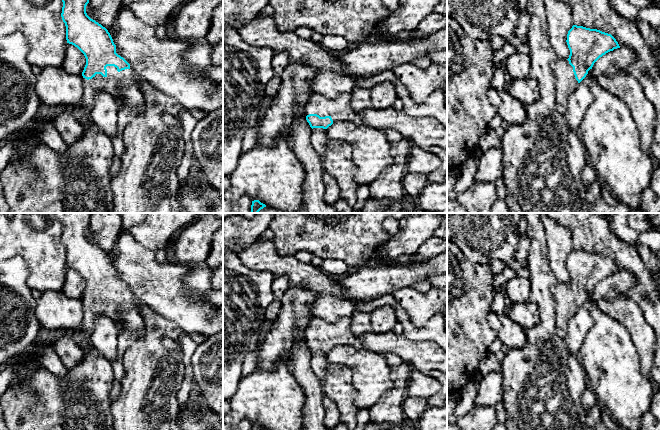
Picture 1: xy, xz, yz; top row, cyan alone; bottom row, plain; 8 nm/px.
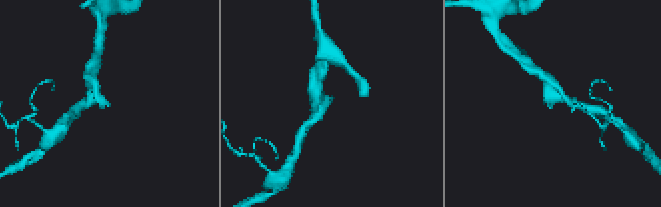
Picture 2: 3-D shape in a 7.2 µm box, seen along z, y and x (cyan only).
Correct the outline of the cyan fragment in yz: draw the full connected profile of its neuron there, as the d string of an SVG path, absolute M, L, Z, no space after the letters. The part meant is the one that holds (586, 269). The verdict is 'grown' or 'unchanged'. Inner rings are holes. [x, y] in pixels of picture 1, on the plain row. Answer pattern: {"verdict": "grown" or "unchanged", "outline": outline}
{"verdict": "grown", "outline": "M577 249L568 255L566 266L569 282L558 282L551 288L556 302L556 336L559 338L566 337L570 320L594 287L606 277L620 272L611 258Z"}

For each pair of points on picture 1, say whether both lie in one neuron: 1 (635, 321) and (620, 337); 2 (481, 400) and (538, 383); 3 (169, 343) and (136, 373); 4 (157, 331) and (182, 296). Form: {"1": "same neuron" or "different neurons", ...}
{"1": "different neurons", "2": "different neurons", "3": "different neurons", "4": "different neurons"}

